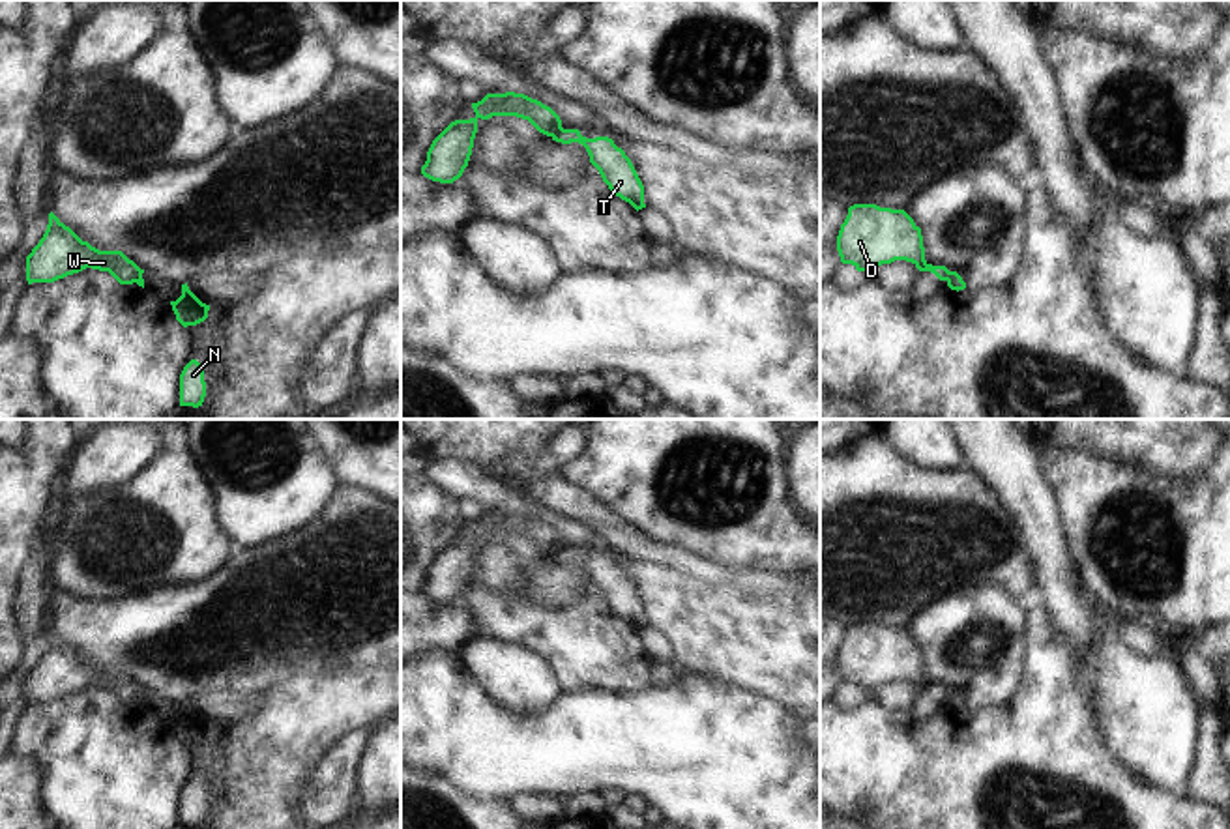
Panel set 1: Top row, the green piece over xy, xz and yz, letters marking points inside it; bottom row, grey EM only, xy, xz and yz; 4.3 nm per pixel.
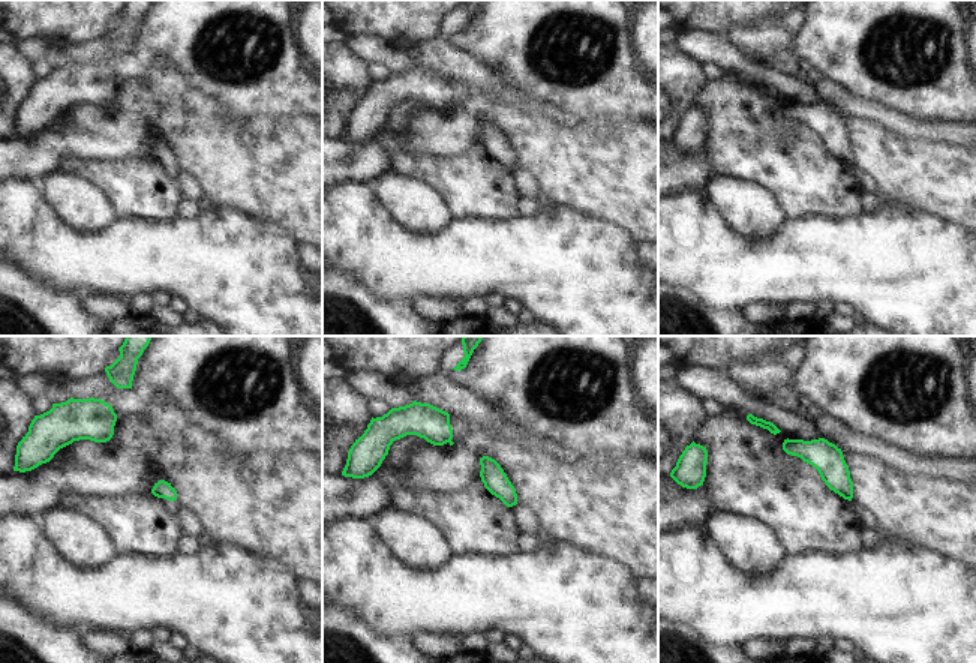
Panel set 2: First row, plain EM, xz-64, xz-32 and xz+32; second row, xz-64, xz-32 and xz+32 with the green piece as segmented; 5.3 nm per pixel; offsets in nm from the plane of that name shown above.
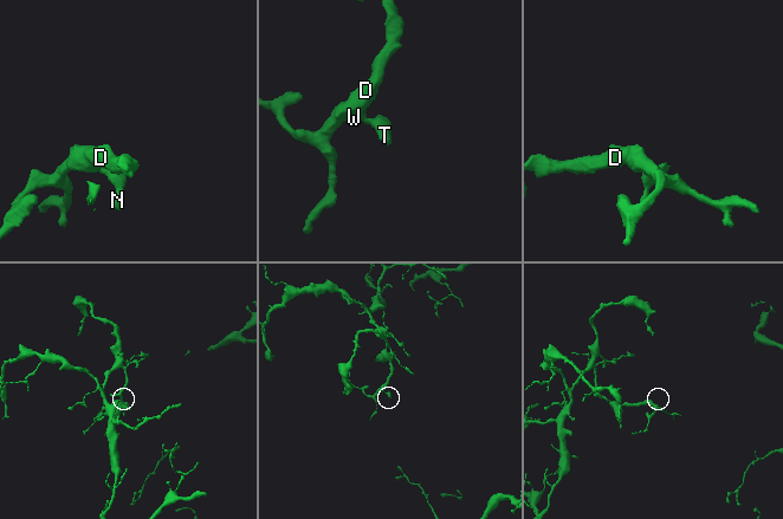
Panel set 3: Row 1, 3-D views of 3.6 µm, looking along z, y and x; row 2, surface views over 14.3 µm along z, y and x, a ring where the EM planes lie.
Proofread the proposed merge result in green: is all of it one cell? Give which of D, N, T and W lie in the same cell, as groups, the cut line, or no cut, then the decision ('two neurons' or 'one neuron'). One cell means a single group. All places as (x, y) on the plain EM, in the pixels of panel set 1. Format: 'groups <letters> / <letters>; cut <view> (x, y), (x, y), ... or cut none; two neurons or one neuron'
groups D W / N T; cut xz (560, 545), (549, 554); two neurons

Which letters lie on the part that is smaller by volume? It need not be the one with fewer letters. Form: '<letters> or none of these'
N, T

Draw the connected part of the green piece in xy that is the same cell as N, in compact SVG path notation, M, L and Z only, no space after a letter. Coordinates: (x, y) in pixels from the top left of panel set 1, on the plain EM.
M191 778L180 793L180 825L202 825L206 816L204 788Z

